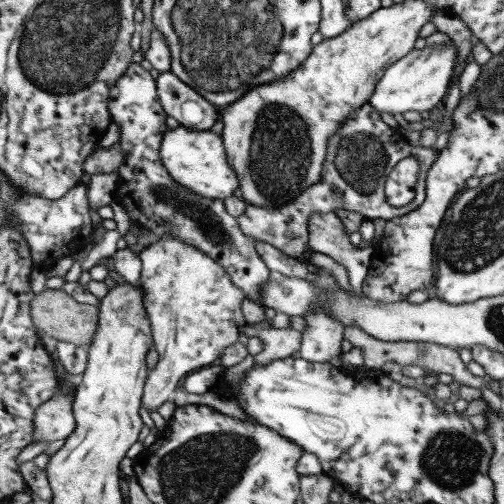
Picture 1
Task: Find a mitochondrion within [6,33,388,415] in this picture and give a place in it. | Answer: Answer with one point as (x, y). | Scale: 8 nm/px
(280, 154)

